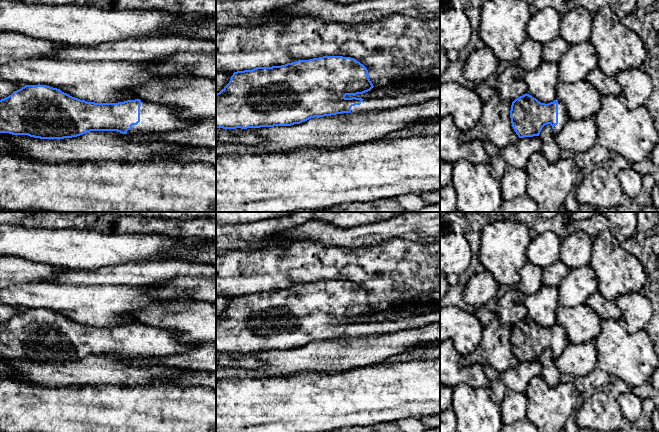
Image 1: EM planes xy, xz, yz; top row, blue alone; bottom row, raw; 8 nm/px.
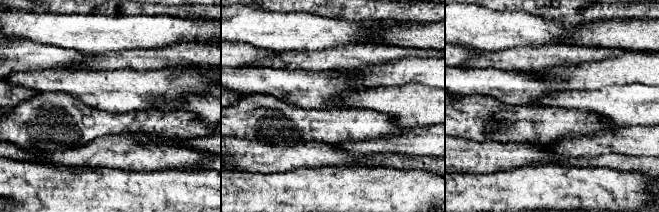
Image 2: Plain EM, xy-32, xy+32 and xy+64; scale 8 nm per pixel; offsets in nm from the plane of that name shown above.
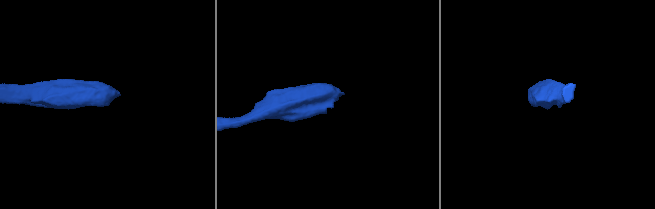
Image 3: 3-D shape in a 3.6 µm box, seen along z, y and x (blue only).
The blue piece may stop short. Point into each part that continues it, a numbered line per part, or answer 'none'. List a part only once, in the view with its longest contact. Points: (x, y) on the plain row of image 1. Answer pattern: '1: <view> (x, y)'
1: xy (153, 341)

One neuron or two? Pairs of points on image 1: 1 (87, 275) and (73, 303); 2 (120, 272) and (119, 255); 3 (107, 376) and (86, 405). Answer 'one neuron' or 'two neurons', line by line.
1: two neurons
2: two neurons
3: two neurons

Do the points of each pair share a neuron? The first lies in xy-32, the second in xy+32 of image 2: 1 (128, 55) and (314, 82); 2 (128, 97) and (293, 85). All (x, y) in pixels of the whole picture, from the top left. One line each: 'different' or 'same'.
1: different
2: same

